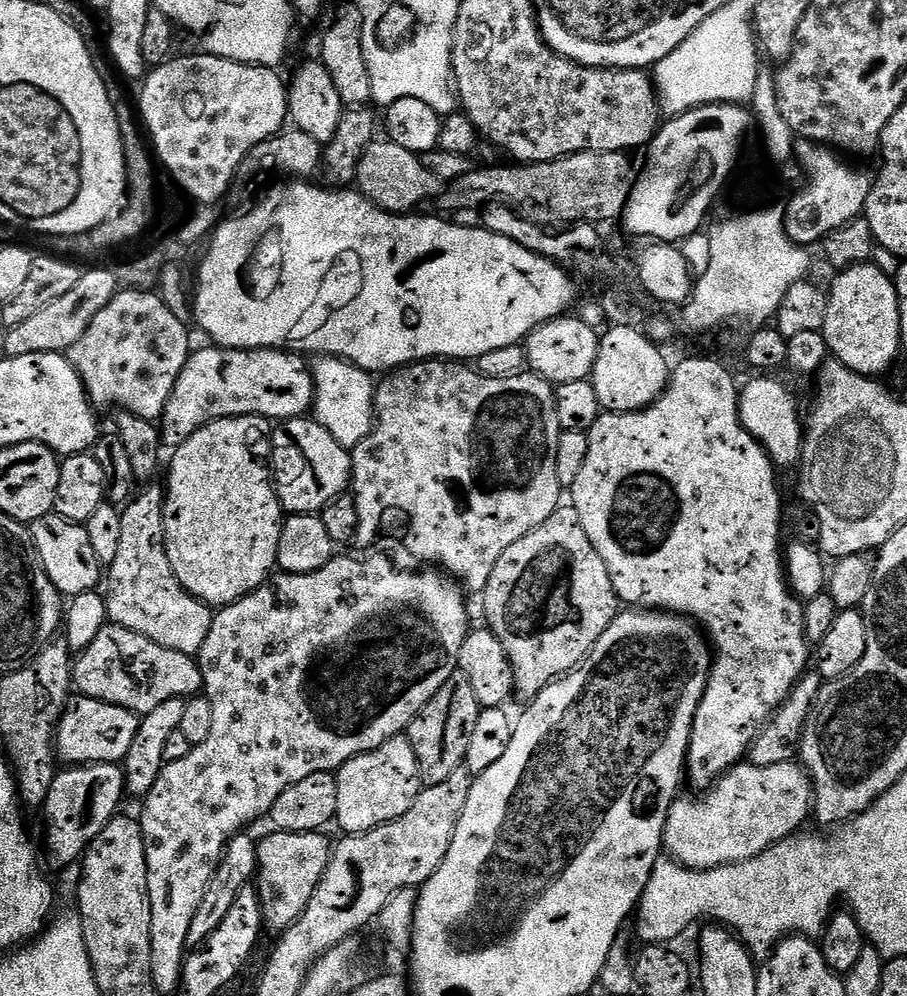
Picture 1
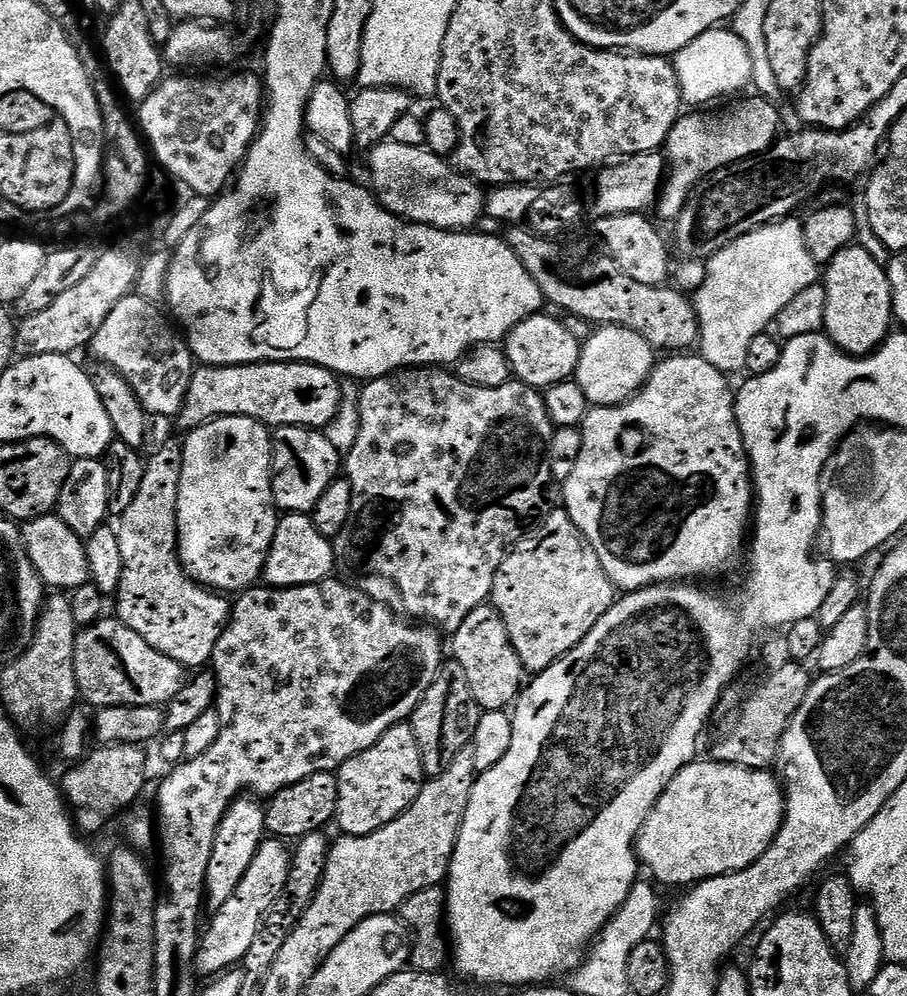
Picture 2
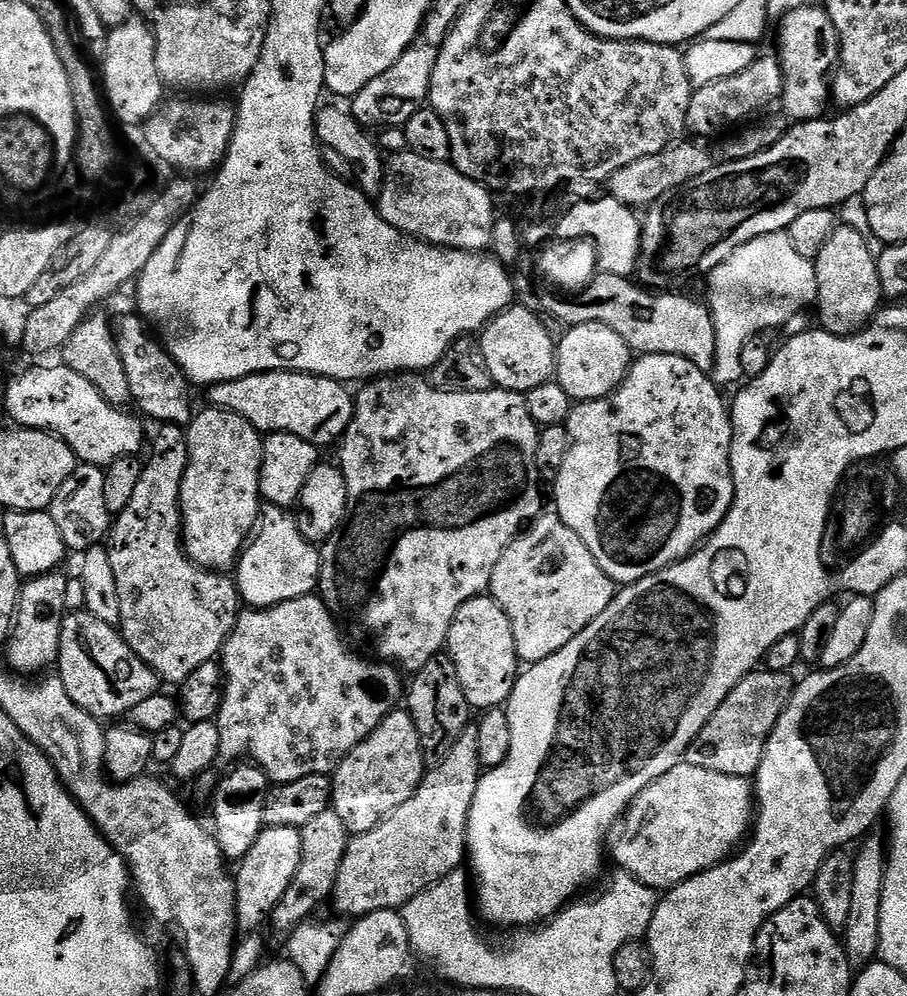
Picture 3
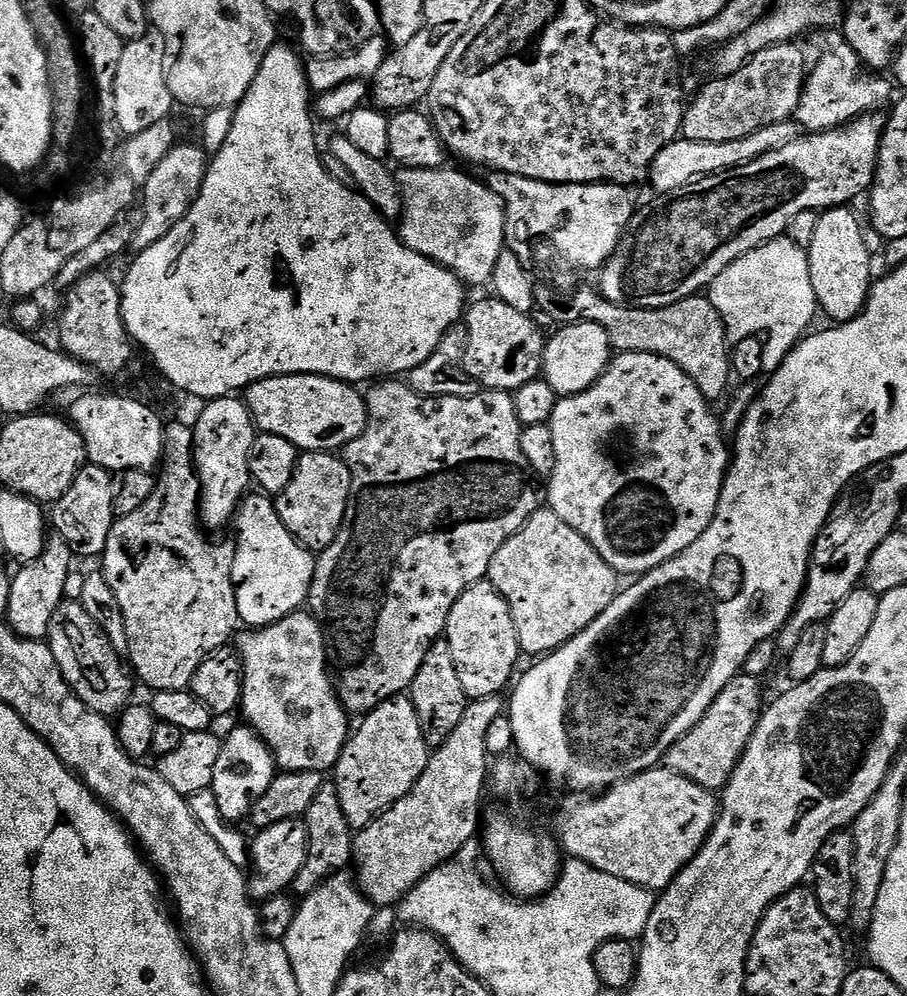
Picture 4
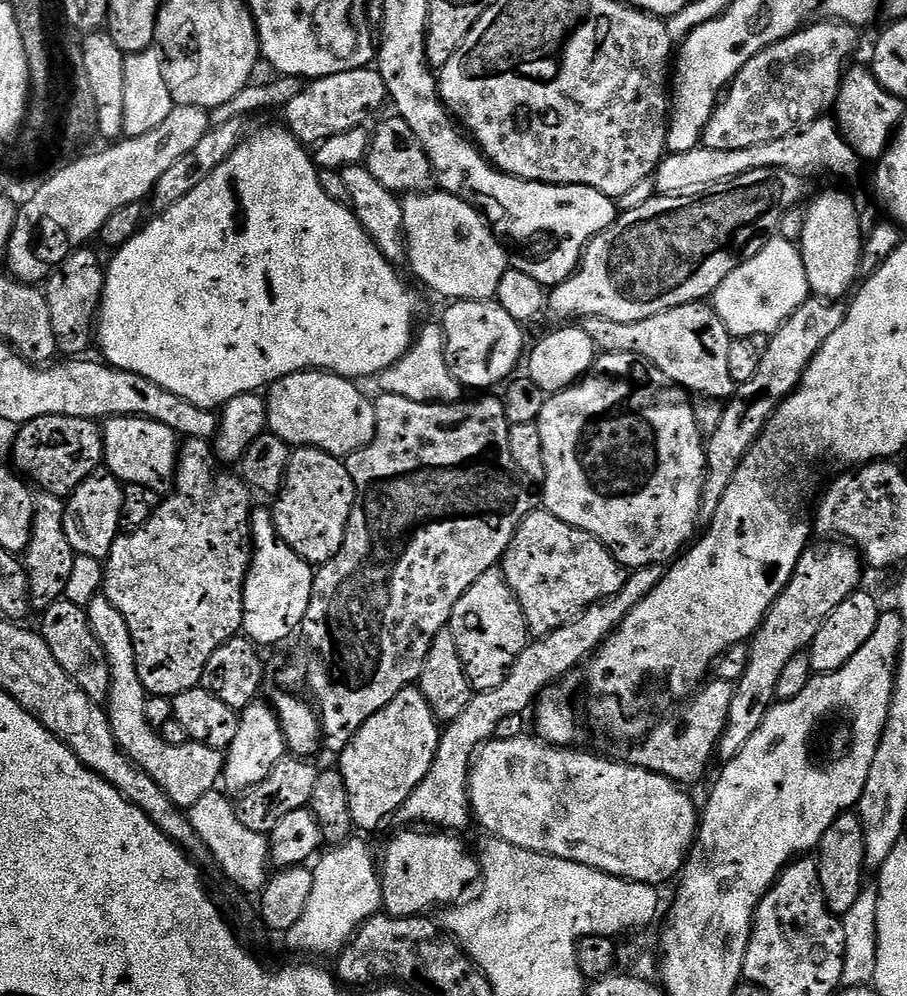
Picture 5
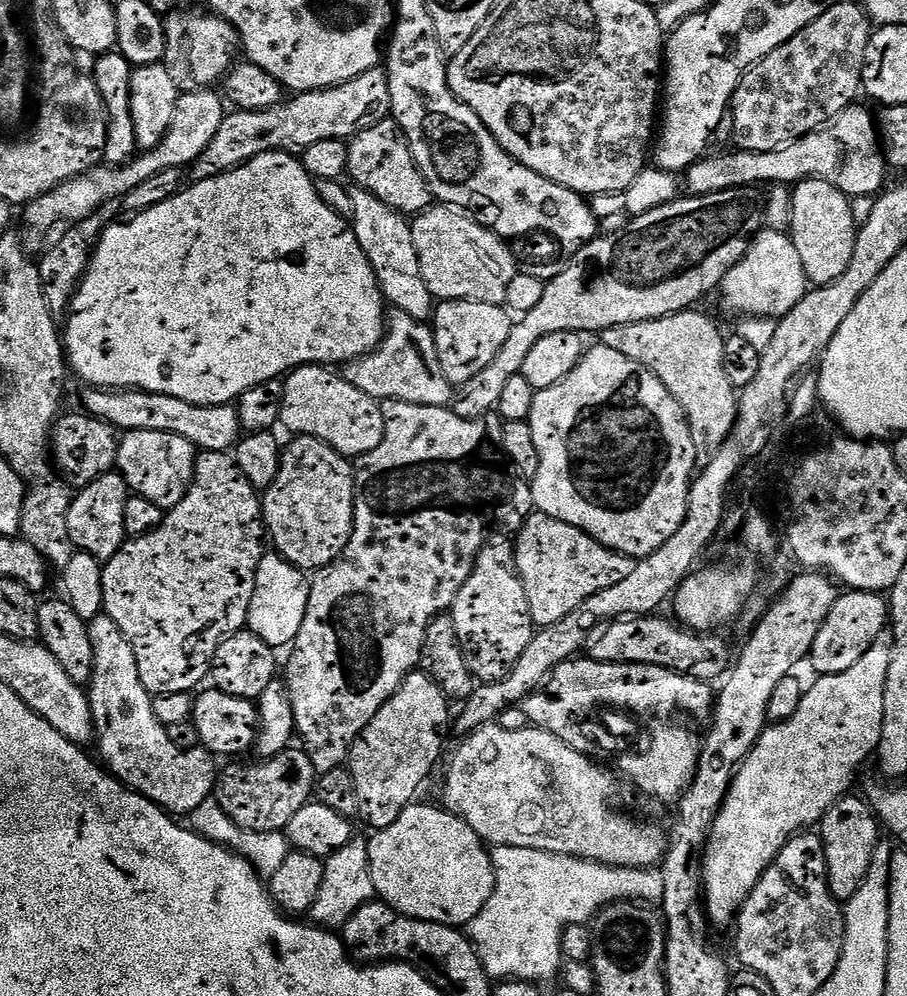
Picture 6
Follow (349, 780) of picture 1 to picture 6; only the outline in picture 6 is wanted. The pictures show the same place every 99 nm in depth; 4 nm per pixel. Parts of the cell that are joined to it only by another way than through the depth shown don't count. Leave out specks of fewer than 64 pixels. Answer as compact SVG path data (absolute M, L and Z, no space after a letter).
M417 670L398 686L398 690L370 718L366 730L352 743L352 749L348 752L346 767L354 780L354 794L356 795L356 810L359 819L364 819L369 824L369 829L379 830L390 826L395 822L398 814L406 810L406 806L417 799L416 791L424 784L424 779L436 768L436 763L445 755L444 732L450 728L450 716L448 720L448 707L450 701L444 695L444 691L430 679L427 672Z

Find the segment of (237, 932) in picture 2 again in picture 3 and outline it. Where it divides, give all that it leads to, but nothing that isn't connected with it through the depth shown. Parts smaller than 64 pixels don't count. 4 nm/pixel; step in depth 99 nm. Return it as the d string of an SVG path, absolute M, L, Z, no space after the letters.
M265 826L258 834L258 842L238 862L236 881L236 926L241 933L255 932L269 923L274 906L282 902L282 894L294 882L294 874L302 862L302 838L299 828Z

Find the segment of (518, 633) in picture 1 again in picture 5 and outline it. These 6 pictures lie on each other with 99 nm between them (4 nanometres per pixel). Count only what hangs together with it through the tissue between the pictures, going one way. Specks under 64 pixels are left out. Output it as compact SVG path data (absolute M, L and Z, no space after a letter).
M547 510L529 512L516 527L514 538L504 552L502 571L504 581L522 606L533 637L558 630L558 626L570 622L585 608L618 594L626 579L624 565L614 559L605 544Z

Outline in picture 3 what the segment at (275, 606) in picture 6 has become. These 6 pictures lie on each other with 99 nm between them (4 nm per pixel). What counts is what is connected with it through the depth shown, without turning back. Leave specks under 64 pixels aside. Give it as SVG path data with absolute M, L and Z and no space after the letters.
M268 506L263 509L258 531L251 537L250 543L238 561L234 572L237 588L240 589L241 601L248 608L273 608L290 598L302 598L313 595L320 583L320 566L322 552L319 552L313 541L307 540L300 529L300 521L291 511Z

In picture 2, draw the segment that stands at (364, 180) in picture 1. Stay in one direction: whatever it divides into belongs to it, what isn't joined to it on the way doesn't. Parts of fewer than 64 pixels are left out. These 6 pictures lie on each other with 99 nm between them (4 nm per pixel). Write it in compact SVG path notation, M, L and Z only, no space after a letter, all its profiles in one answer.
M391 138L376 145L367 153L368 172L372 175L371 191L380 202L381 208L393 212L402 220L411 220L414 224L425 224L431 228L447 228L449 232L472 230L486 212L486 192L471 176L457 172L445 157L436 156L427 147L404 146Z

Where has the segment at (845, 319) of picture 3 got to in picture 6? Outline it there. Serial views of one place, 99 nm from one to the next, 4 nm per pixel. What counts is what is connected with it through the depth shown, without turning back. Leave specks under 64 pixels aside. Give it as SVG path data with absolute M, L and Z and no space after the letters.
M802 180L791 189L792 193L792 230L790 237L798 258L802 260L802 269L805 270L809 285L819 286L834 282L850 266L850 258L854 258L854 242L858 231L858 216L852 213L853 201L842 194L830 182L825 180Z

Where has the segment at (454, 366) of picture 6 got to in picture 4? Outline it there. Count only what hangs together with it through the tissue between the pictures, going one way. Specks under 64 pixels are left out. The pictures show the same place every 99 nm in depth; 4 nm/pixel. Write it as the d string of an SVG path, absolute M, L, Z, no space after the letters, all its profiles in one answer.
M497 298L469 303L462 324L468 333L464 344L464 365L481 389L515 393L526 382L537 379L544 367L545 333L540 333L533 317L519 313Z

